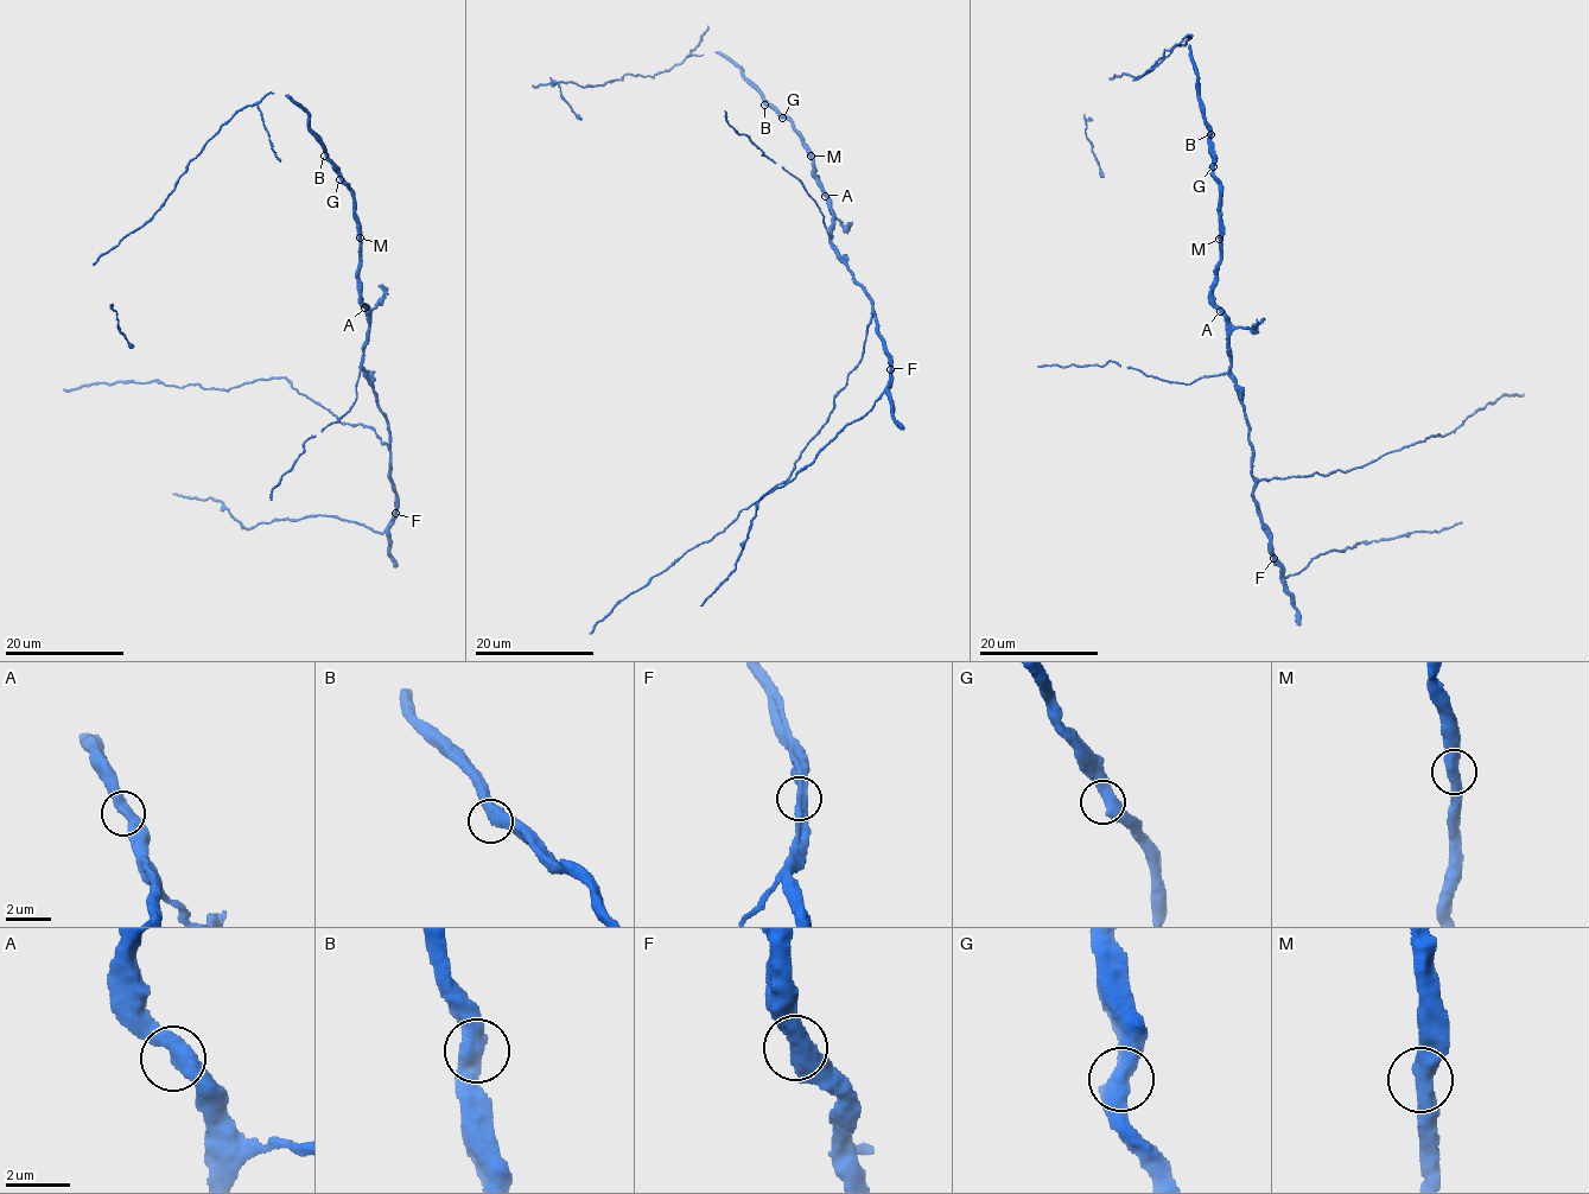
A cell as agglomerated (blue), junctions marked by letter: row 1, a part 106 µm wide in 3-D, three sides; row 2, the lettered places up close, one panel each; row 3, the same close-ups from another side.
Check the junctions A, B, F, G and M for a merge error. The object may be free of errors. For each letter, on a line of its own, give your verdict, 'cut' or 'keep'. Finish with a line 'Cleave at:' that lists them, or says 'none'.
A: keep
B: keep
F: keep
G: keep
M: keep
Cleave at: none

